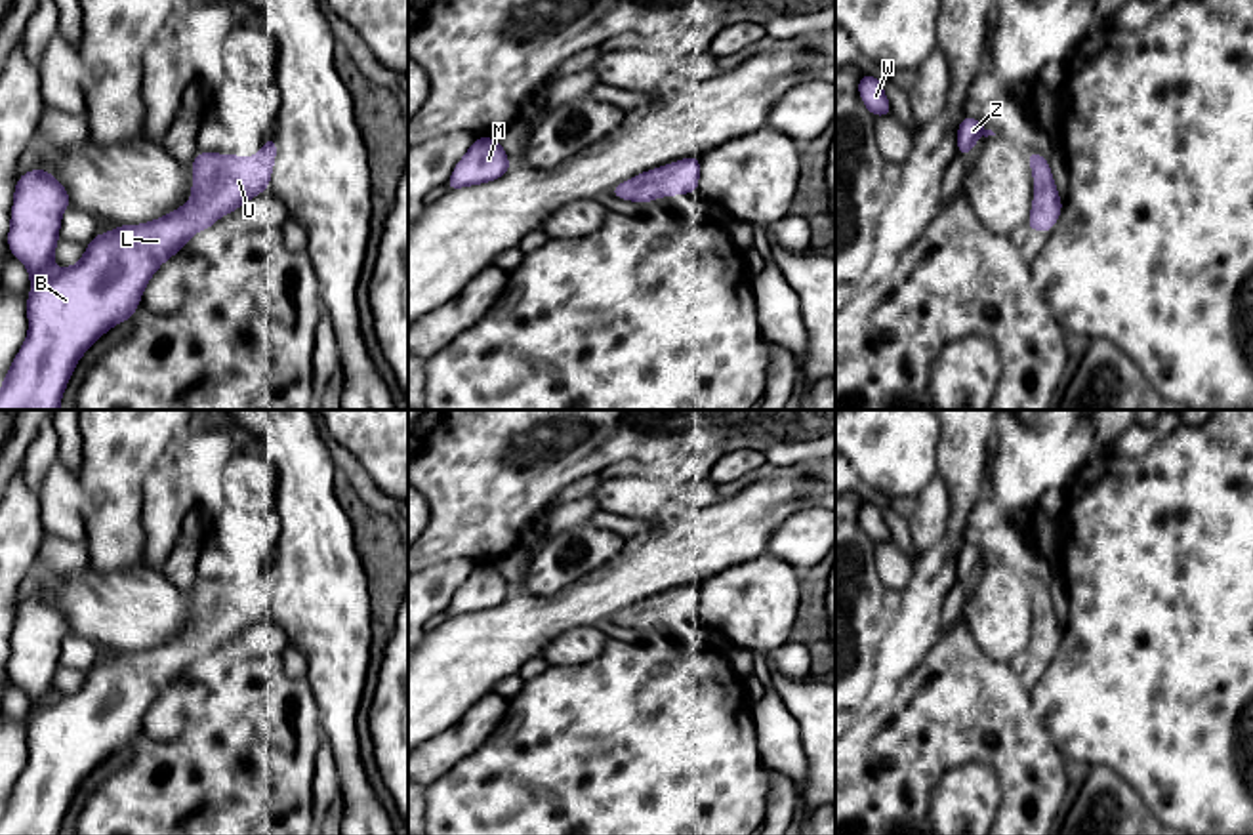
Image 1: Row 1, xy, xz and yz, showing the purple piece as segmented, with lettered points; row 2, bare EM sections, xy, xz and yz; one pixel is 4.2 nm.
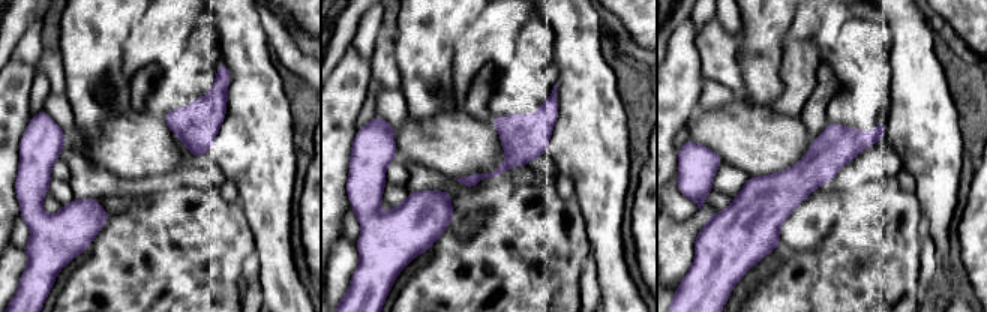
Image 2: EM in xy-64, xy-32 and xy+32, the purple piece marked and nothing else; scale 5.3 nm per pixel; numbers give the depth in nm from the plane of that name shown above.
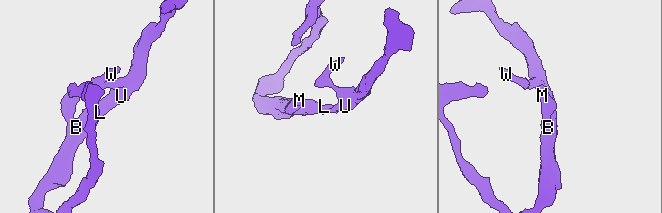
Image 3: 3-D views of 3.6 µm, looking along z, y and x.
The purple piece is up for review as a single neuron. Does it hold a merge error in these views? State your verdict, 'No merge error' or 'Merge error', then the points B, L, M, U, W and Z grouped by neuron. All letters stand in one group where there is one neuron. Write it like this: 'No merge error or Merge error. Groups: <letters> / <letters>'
No merge error. Groups: B L M U W Z

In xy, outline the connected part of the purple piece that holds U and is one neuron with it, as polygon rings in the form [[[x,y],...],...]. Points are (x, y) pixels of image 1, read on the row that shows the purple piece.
[[[269,137],[254,158],[196,153],[191,200],[168,215],[143,225],[120,225],[95,234],[84,257],[65,269],[53,267],[61,215],[71,206],[67,189],[46,170],[29,170],[17,179],[8,246],[29,269],[32,284],[27,299],[29,336],[11,362],[0,389],[0,410],[59,410],[63,391],[80,356],[113,326],[130,320],[156,269],[187,240],[221,215],[261,194],[271,181],[277,139]]]

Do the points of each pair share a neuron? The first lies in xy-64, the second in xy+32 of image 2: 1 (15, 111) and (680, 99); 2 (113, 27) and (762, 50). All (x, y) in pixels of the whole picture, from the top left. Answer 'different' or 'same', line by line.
1: same
2: same

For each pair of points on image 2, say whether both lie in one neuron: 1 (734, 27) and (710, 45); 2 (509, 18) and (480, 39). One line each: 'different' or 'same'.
1: different
2: same

